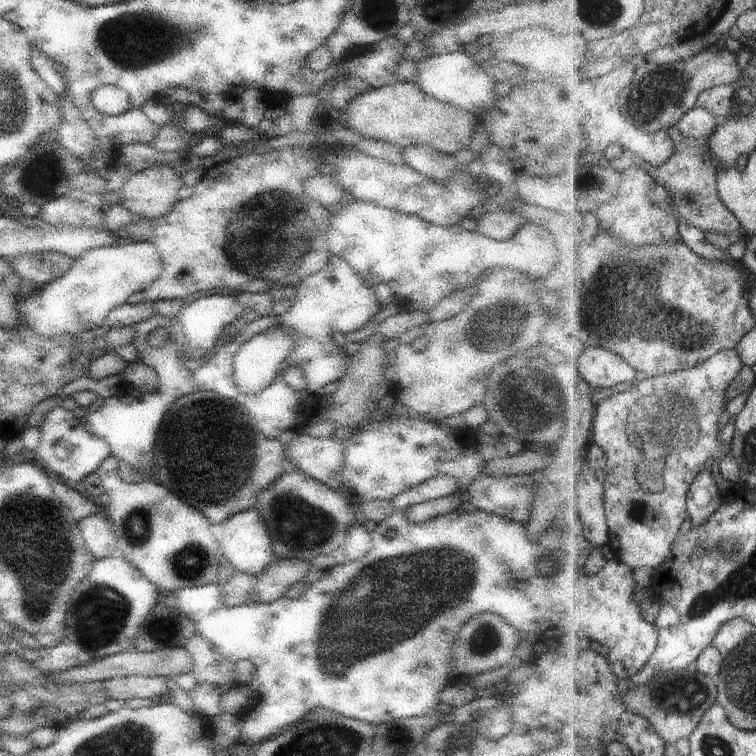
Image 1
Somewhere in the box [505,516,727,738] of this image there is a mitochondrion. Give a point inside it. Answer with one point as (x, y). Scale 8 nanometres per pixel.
(683, 694)

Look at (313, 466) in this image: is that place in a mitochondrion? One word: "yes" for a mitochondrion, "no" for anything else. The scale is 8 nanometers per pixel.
no

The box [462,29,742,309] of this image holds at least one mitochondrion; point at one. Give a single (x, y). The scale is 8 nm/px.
(661, 91)

